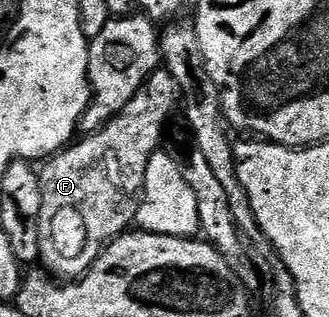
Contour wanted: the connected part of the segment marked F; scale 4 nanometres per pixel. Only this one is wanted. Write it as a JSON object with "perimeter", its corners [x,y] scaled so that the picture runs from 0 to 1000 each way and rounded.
{"perimeter":[[[498,218],[465,224],[337,385],[134,505],[137,530],[128,524],[119,539],[131,596],[119,785],[122,826],[152,871],[198,886],[243,880],[359,741],[407,713],[416,644],[441,596],[447,508],[492,461],[502,385],[550,322],[544,256],[523,230]]]}

